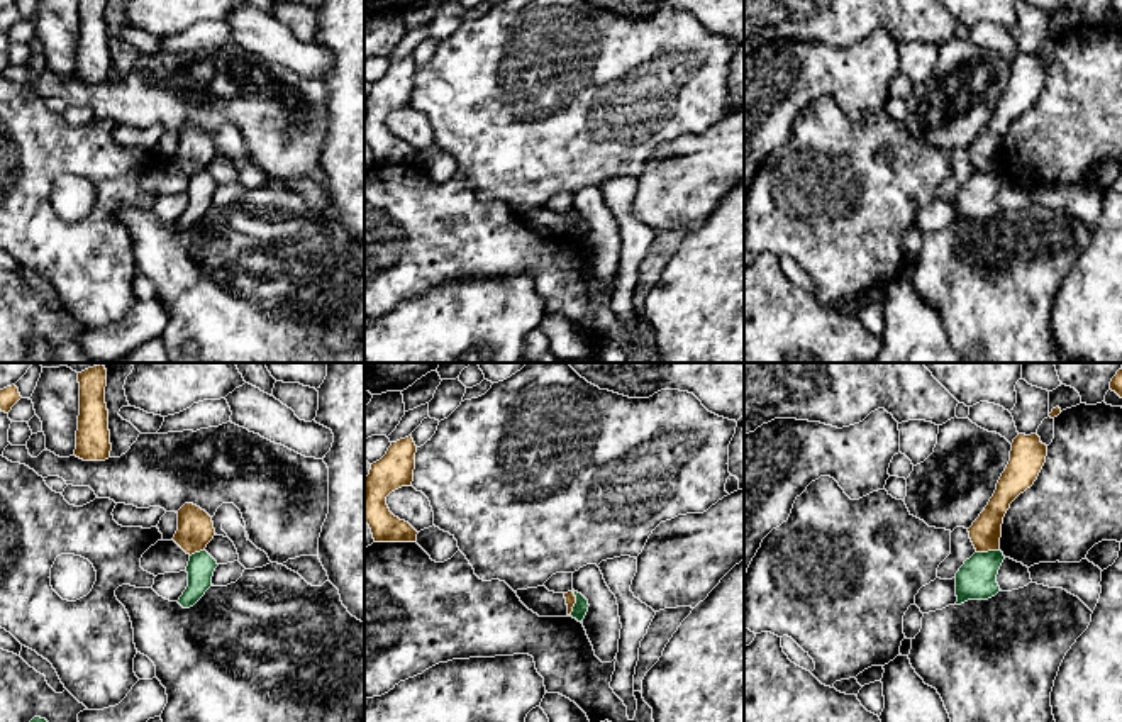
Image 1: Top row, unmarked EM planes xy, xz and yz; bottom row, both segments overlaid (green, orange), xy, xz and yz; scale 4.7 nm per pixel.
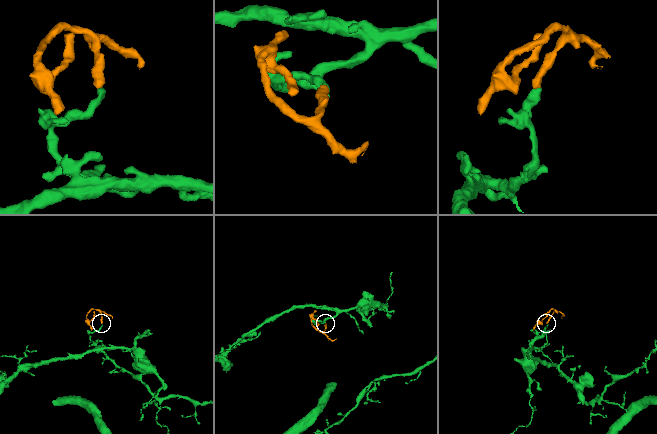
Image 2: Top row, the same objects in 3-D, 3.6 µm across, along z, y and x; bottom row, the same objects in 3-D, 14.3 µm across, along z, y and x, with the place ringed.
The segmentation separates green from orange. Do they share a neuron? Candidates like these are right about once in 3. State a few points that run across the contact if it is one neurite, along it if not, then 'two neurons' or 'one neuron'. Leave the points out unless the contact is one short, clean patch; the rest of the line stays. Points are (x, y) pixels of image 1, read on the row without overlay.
line xz (572, 211), (575, 226), (570, 236); two neurons

